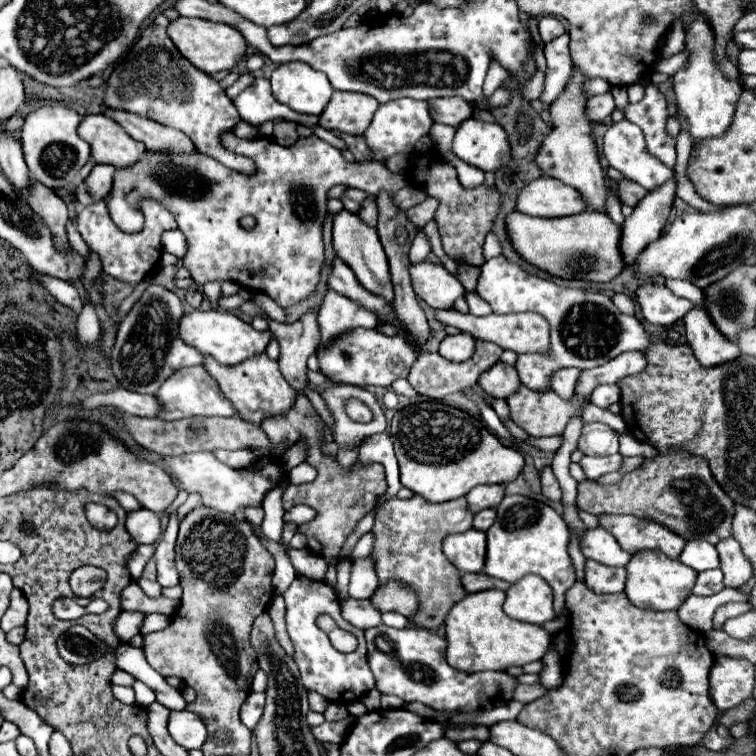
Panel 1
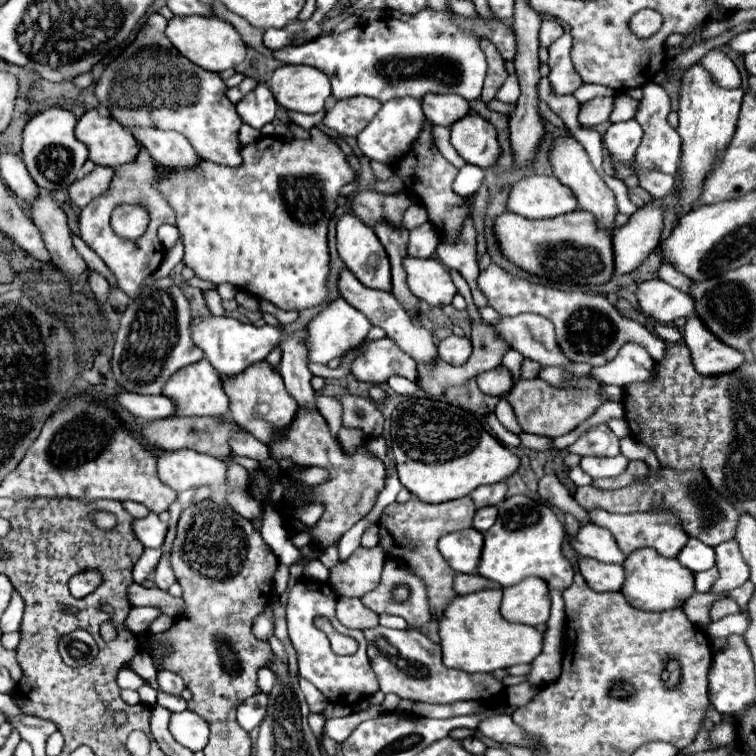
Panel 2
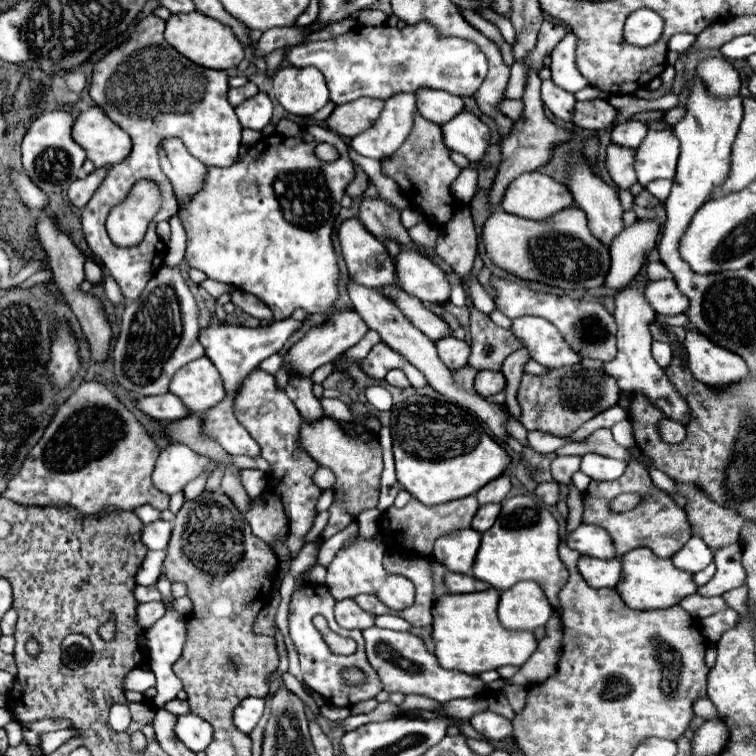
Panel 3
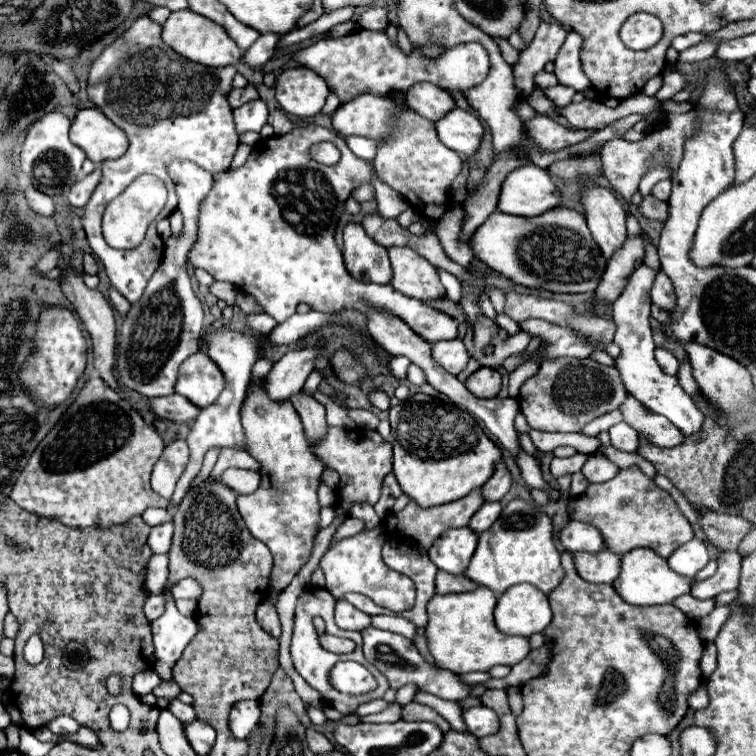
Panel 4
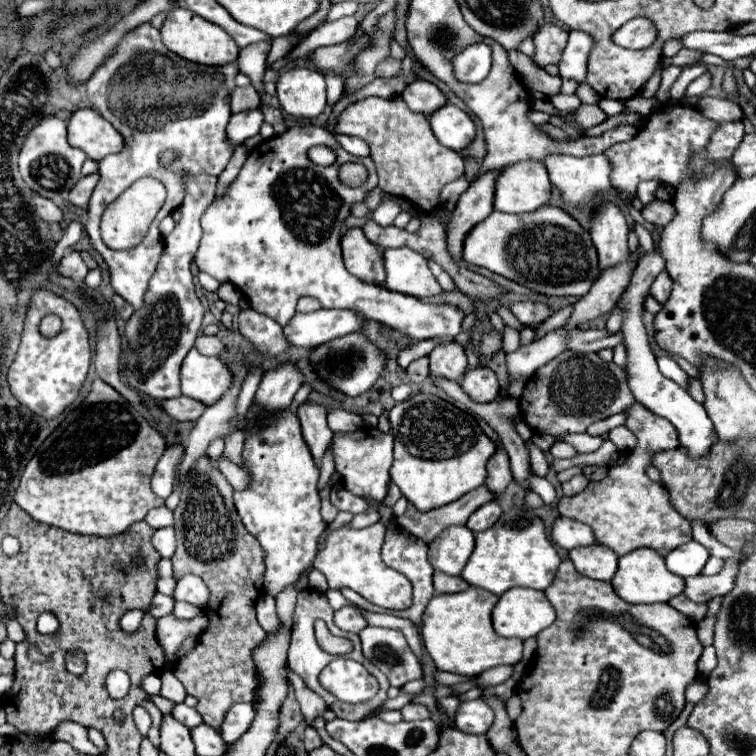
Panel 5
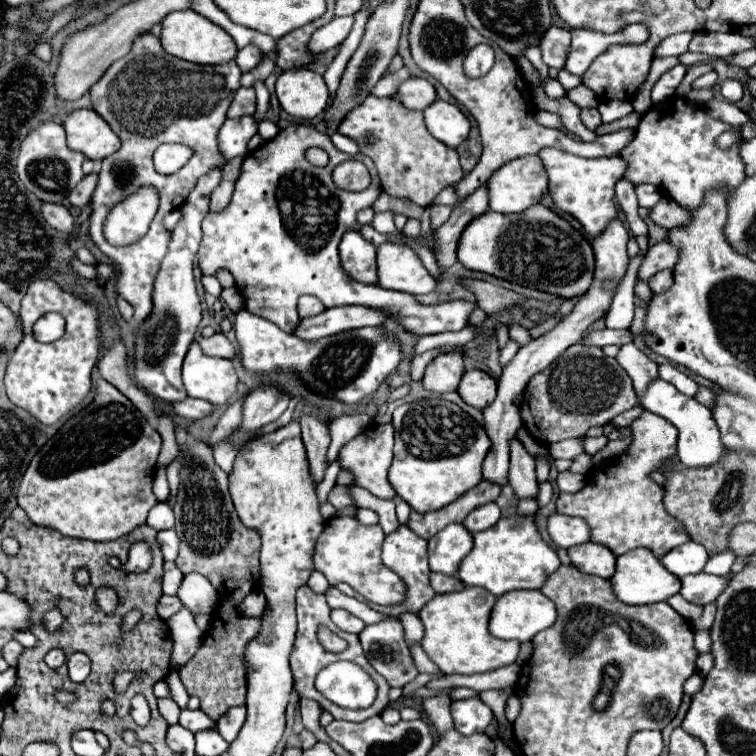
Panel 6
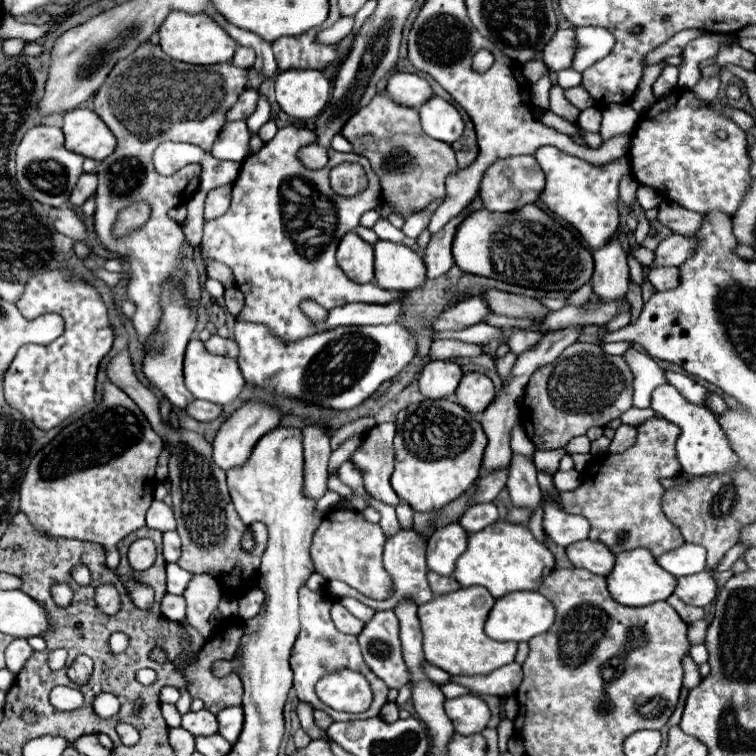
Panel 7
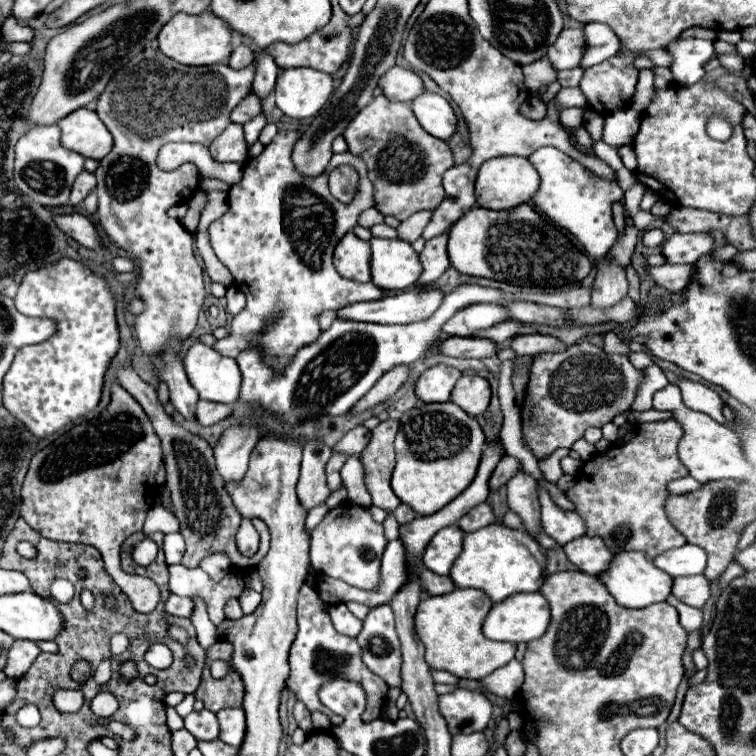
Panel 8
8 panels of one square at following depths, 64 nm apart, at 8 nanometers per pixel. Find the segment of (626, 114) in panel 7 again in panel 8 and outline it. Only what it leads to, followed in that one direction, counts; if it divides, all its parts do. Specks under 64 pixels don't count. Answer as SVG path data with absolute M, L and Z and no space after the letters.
M622 108L606 116L604 120L604 142L614 146L630 146L640 130L640 114L632 108Z

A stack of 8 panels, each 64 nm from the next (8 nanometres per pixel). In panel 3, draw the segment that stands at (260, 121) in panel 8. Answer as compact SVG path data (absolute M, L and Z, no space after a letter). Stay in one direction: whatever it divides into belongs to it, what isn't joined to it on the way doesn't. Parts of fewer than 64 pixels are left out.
M272 28L272 30L266 30L254 46L256 56L266 58L276 48L296 46L304 40L304 36L306 36L306 28Z

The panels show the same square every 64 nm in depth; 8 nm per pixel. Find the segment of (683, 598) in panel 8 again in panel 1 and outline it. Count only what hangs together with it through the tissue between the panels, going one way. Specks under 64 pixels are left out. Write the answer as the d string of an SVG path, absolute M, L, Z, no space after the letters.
M728 538L716 544L716 550L720 554L720 570L724 572L724 586L740 588L752 576L752 566L742 554L740 544L734 538Z

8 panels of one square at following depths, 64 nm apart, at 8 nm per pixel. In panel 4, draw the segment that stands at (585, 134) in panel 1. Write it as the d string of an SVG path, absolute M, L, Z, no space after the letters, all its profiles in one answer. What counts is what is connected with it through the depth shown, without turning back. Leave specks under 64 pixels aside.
M598 184L582 186L582 204L592 238L602 250L602 256L610 260L626 240L626 212L614 192Z

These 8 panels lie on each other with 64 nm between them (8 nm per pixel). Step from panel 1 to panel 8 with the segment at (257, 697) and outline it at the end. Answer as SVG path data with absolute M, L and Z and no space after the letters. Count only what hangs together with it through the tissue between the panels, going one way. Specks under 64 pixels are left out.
M224 708L216 716L220 722L220 740L234 748L240 748L246 734L244 708Z

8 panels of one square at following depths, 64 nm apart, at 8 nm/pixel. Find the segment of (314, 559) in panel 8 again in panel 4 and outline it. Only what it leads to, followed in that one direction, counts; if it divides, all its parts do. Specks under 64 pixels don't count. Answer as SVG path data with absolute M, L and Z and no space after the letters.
M382 526L362 530L350 538L334 542L320 560L320 568L328 580L328 592L334 598L342 598L344 592L358 592L374 600L378 606L384 606L392 612L404 612L414 604L414 584L404 576L394 572L382 562L380 550L384 546L386 532Z

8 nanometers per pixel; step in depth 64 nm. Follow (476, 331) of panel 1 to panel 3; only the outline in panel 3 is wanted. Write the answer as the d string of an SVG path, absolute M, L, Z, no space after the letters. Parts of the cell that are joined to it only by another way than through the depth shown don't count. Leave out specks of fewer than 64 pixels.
M520 316L512 320L512 332L530 350L530 356L546 368L576 364L582 354L576 352L554 324L538 316Z

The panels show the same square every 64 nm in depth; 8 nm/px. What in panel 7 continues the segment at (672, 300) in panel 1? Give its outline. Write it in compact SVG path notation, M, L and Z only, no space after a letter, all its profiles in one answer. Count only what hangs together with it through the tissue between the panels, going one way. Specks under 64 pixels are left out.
M676 266L652 268L648 280L654 284L656 290L674 290L680 284L680 268Z

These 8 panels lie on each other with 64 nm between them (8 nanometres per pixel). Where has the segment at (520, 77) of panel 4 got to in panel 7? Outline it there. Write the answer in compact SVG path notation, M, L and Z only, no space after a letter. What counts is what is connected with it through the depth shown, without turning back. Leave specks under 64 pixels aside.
M558 30L556 36L548 42L548 48L544 48L544 60L550 70L558 72L572 66L574 54L576 54L576 32L570 30Z

